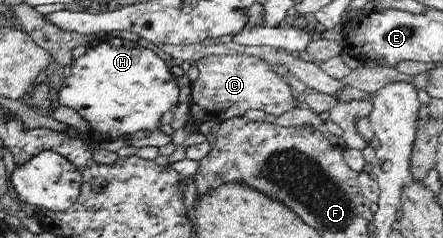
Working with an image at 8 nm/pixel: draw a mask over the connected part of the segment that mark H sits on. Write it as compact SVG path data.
M104 34L95 38L87 47L85 55L72 63L70 75L65 77L62 86L55 93L60 106L72 107L87 120L90 133L97 135L99 141L127 140L127 135L133 135L137 131L152 132L159 129L159 119L164 113L179 107L179 86L162 58L141 47L138 41Z

